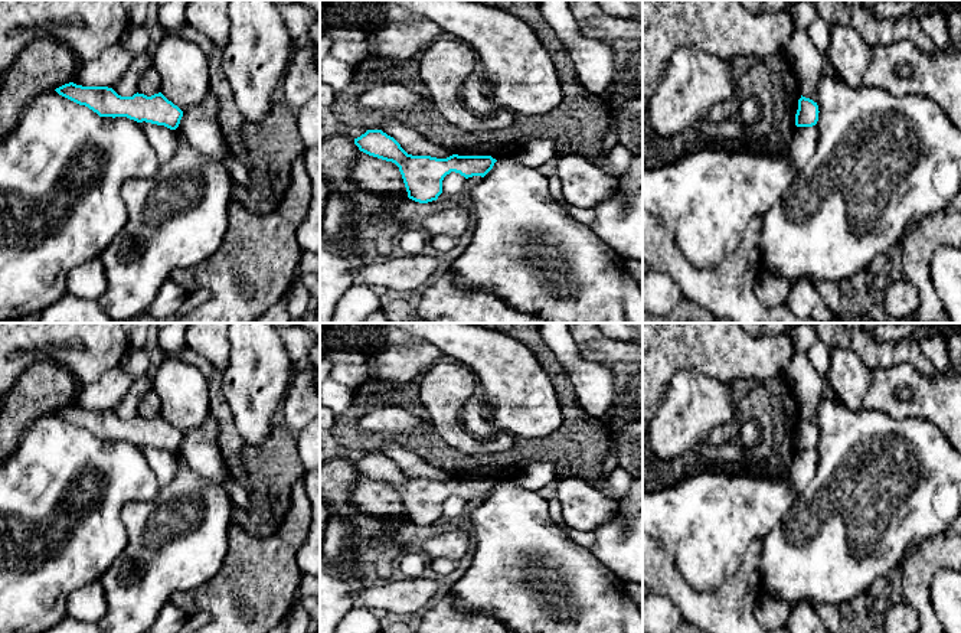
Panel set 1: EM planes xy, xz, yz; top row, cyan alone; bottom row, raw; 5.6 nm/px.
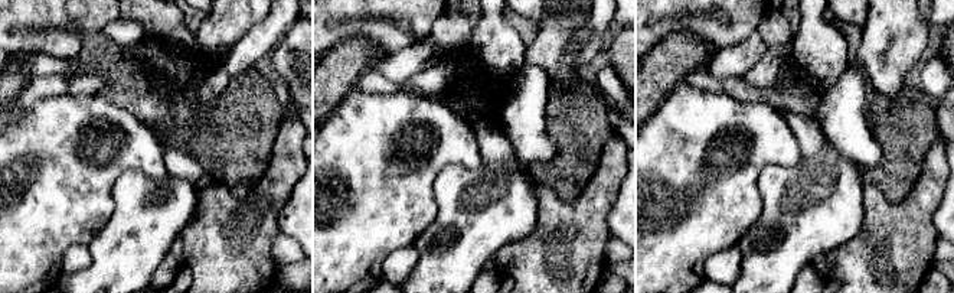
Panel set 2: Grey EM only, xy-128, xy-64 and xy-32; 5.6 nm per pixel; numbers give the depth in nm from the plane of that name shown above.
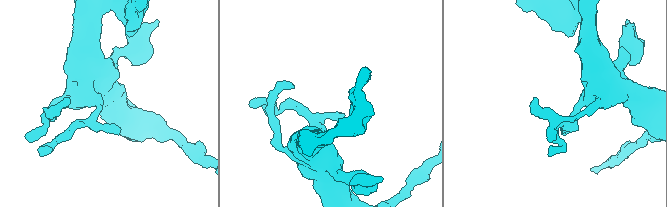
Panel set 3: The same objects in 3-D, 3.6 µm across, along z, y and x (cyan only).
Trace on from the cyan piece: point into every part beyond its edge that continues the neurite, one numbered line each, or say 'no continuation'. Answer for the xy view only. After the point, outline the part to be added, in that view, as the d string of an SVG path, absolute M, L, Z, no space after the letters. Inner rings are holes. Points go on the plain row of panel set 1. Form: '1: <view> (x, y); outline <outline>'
no continuation

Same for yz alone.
no continuation

